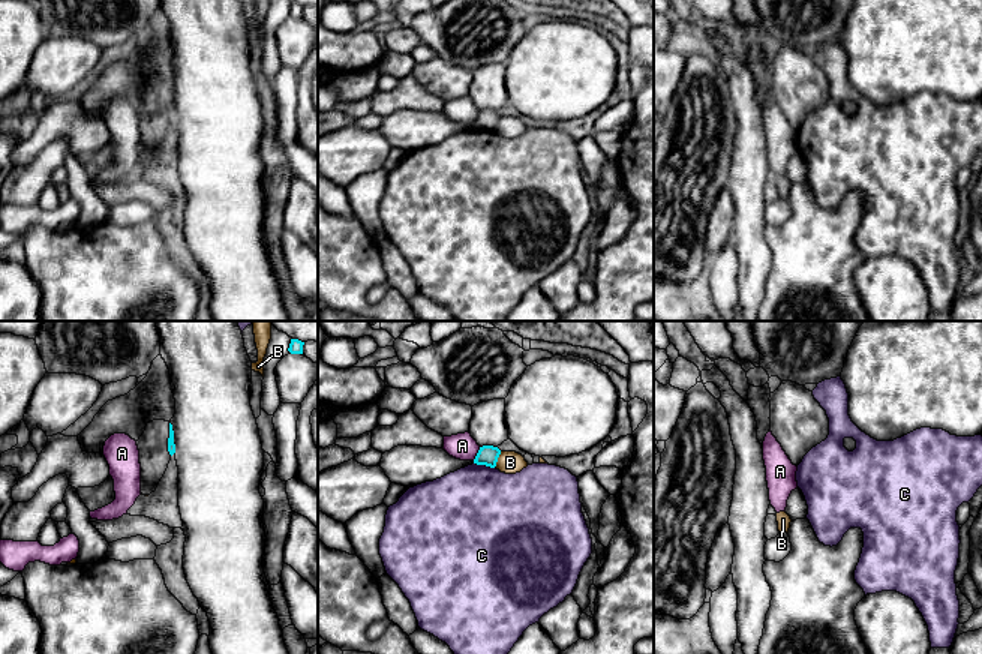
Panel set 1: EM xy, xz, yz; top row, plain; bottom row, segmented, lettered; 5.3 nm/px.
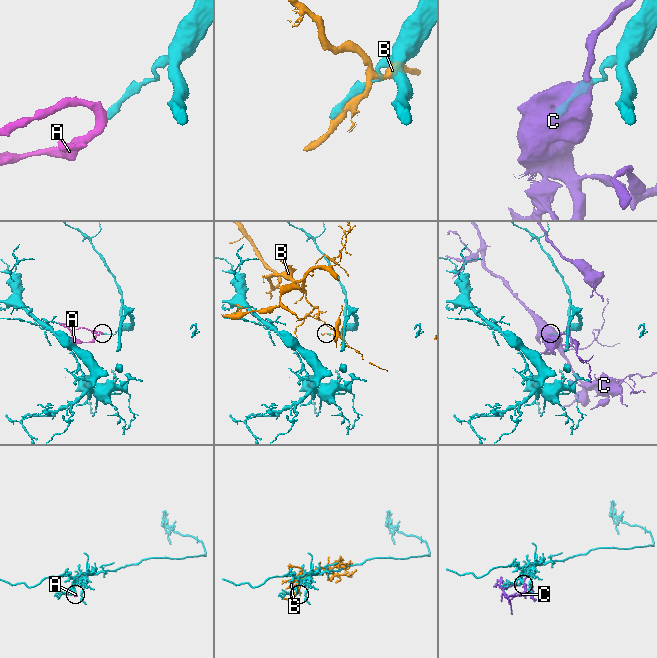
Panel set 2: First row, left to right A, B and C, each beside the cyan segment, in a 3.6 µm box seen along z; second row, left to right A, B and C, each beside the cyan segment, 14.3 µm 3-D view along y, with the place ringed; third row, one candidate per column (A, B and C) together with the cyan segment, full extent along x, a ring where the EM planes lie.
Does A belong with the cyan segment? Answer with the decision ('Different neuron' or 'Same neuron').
Different neuron

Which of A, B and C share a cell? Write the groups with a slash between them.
A / B / C

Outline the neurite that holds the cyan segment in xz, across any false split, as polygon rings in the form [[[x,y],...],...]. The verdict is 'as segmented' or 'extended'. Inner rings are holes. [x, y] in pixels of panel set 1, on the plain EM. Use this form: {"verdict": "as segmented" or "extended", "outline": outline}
{"verdict": "as segmented", "outline": [[[483,110],[483,111],[480,111],[480,114],[477,117],[474,128],[495,132],[499,118],[501,118],[501,114],[498,111]]]}

